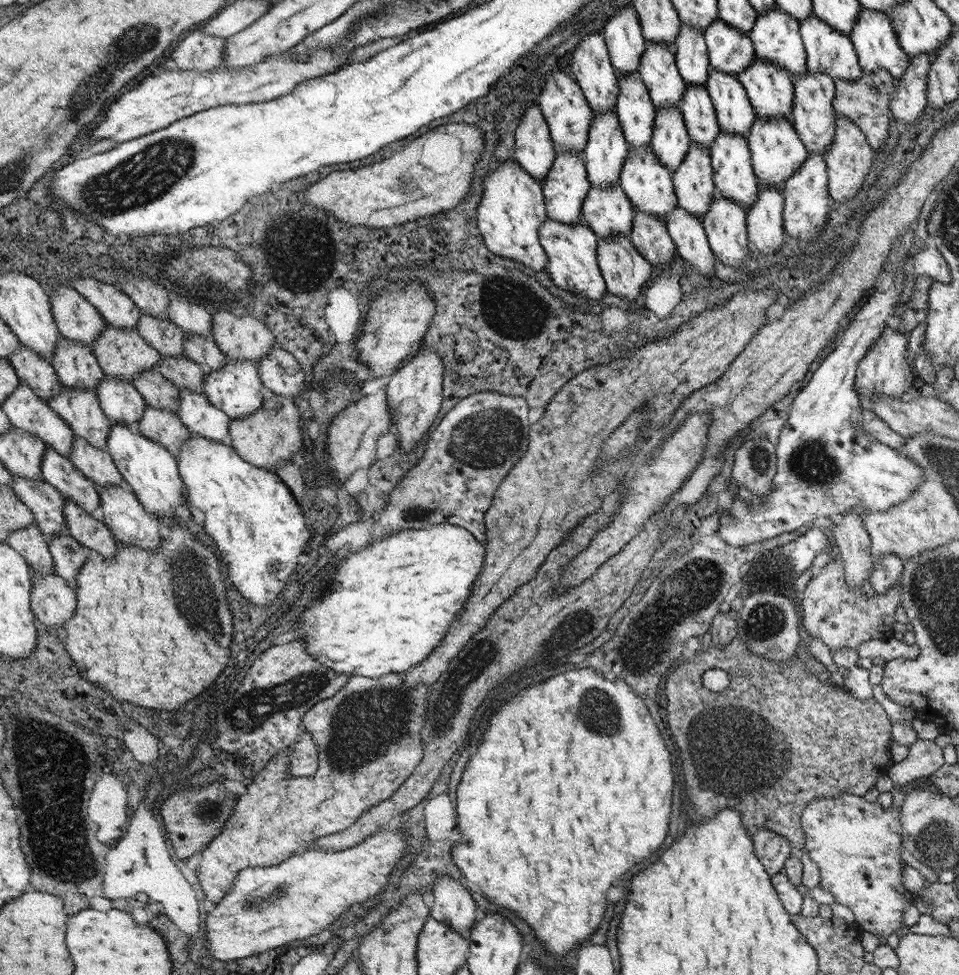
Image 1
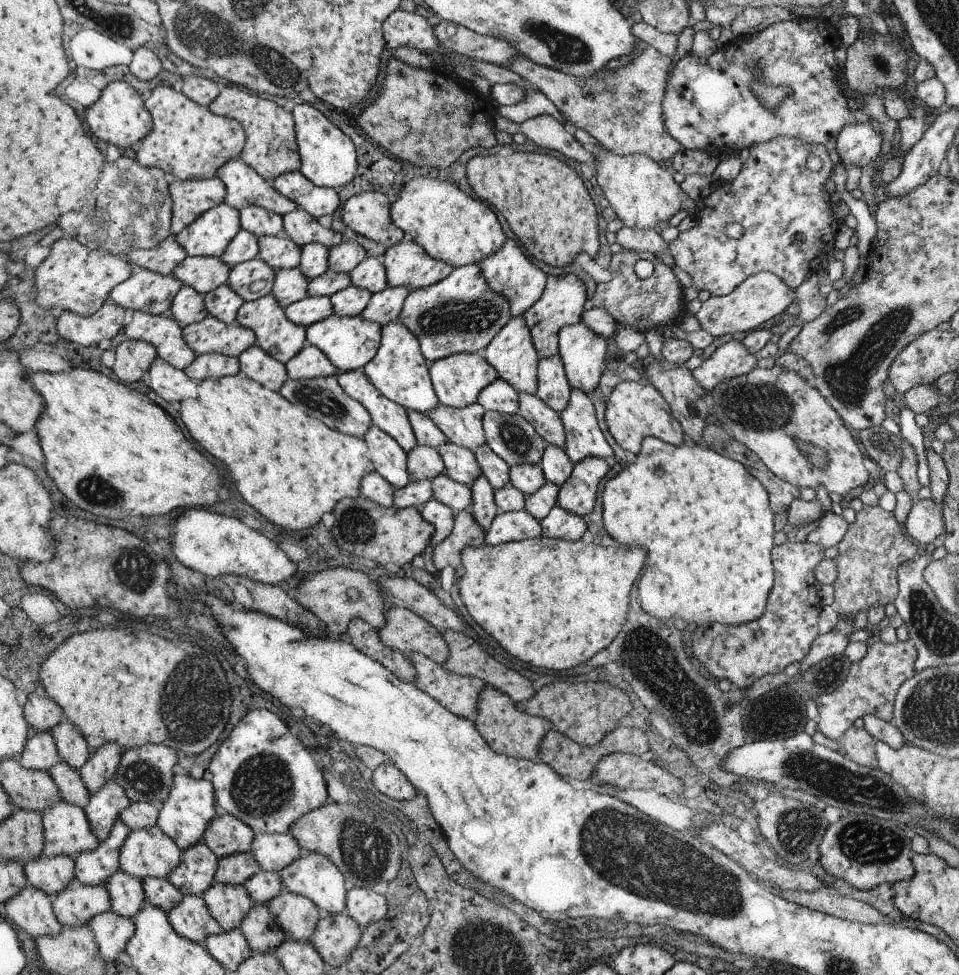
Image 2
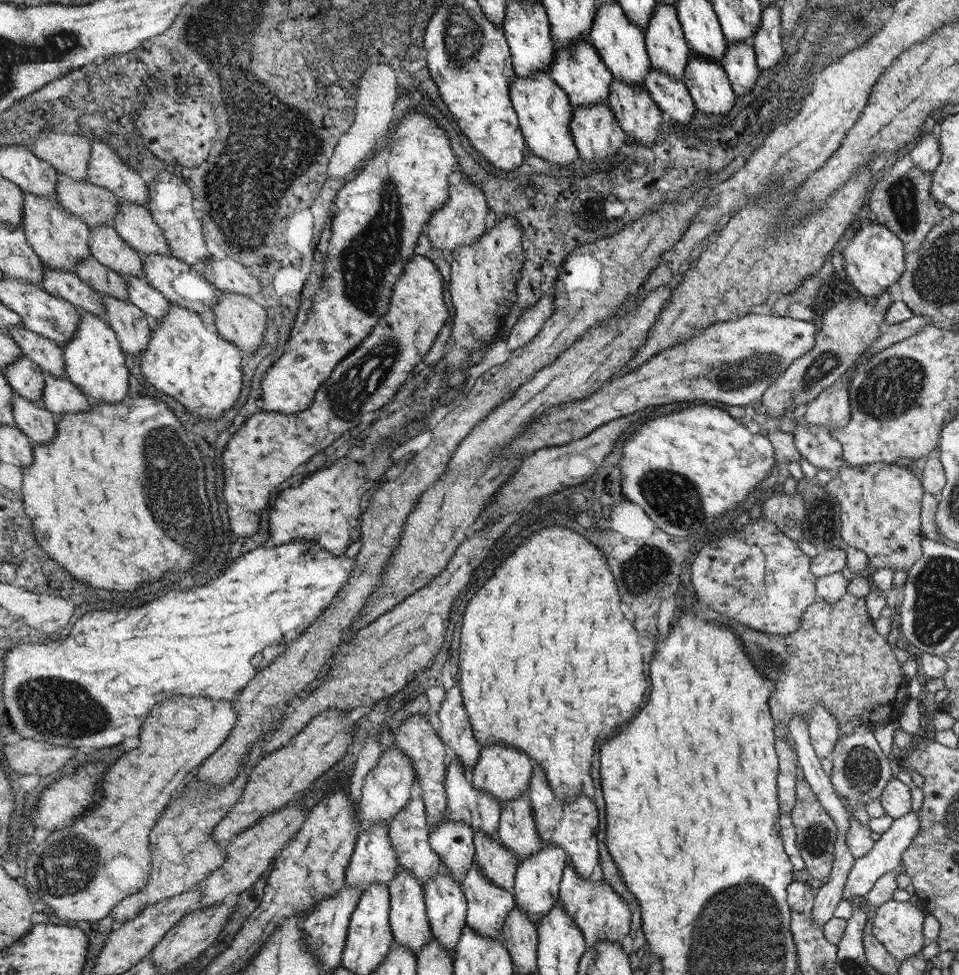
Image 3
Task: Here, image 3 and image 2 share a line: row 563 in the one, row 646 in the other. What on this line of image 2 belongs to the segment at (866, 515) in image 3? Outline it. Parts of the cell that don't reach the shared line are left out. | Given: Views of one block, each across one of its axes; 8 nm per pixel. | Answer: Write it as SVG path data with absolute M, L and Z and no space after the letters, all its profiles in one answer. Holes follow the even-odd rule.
M871 638L865 656L859 662L851 662L845 682L835 692L815 698L817 730L823 732L823 736L827 736L829 740L841 742L845 730L853 726L855 718L877 716L879 720L891 722L895 694L905 680L915 676L915 660L917 660L917 648L909 638L905 642L897 640L893 644L885 644L877 638Z

